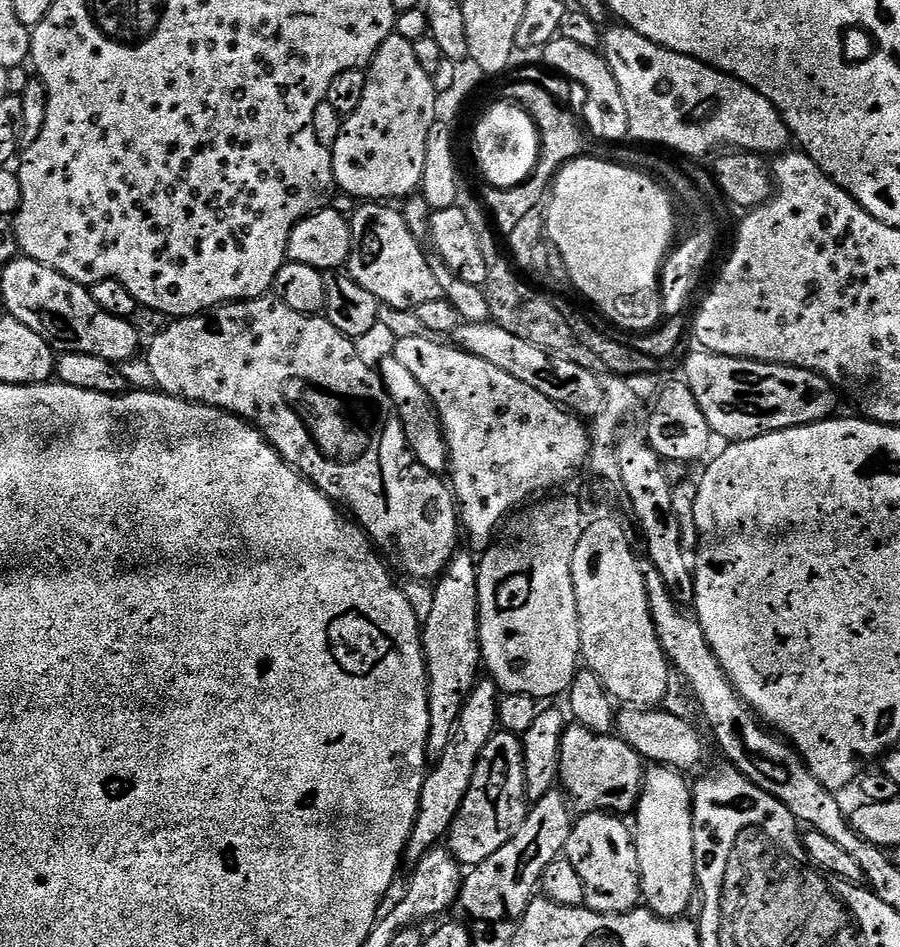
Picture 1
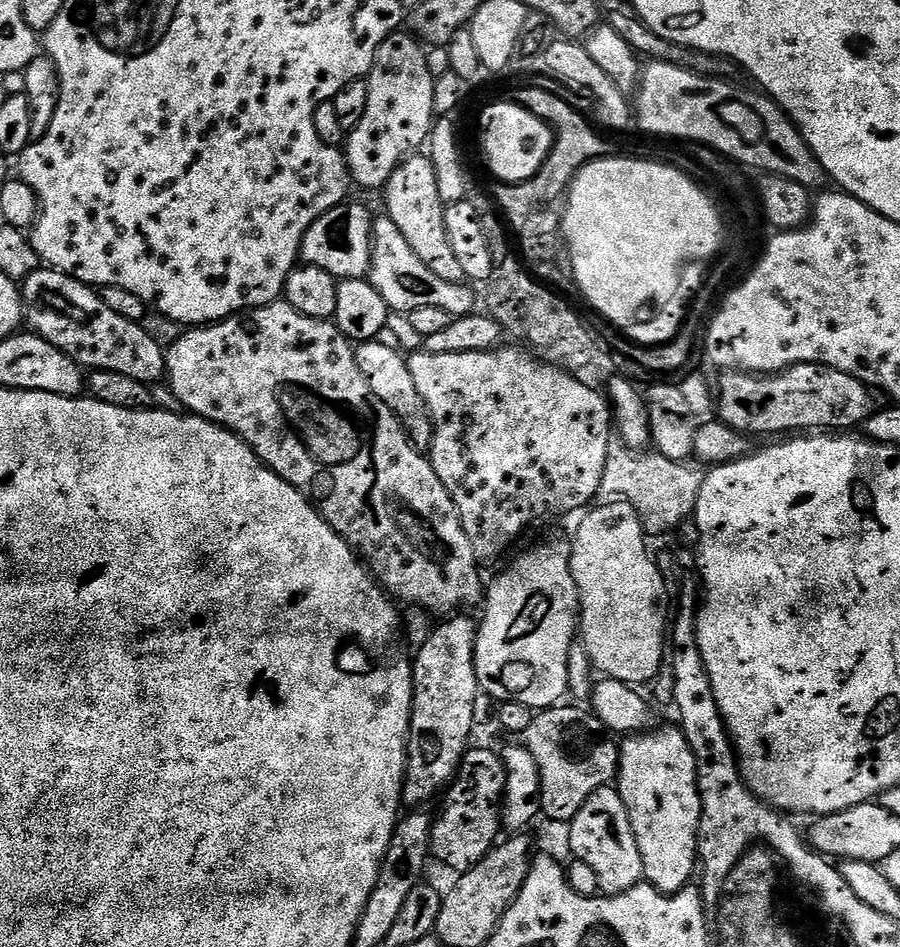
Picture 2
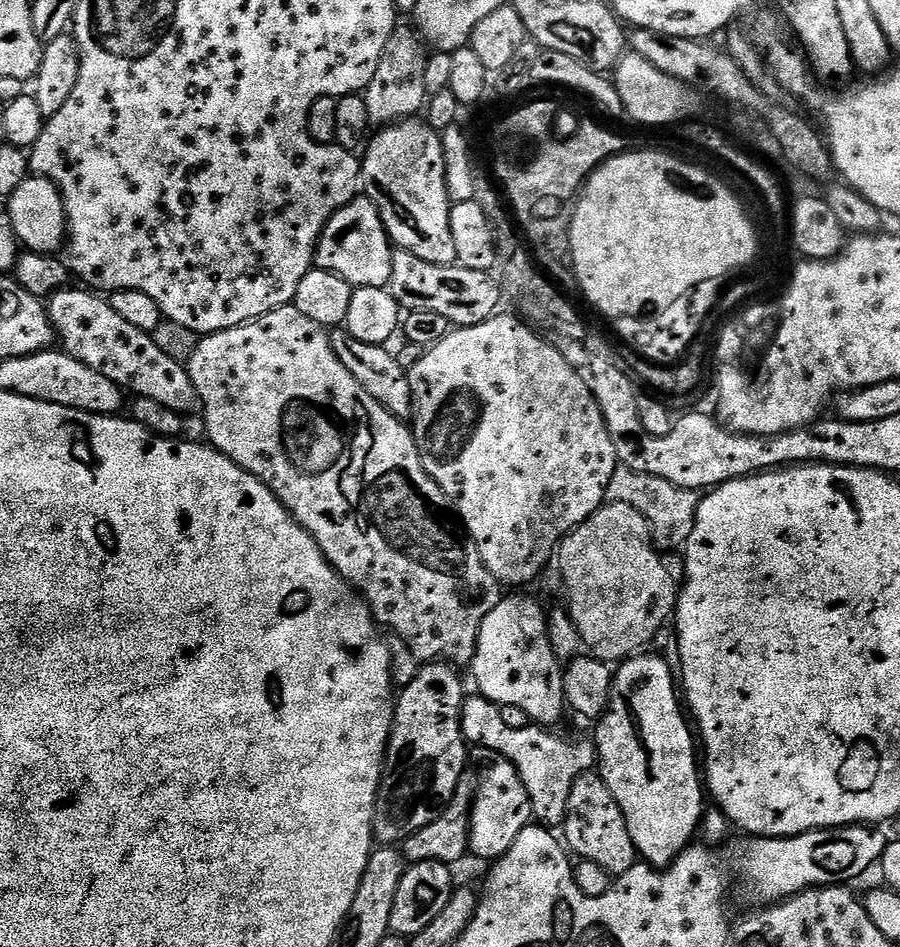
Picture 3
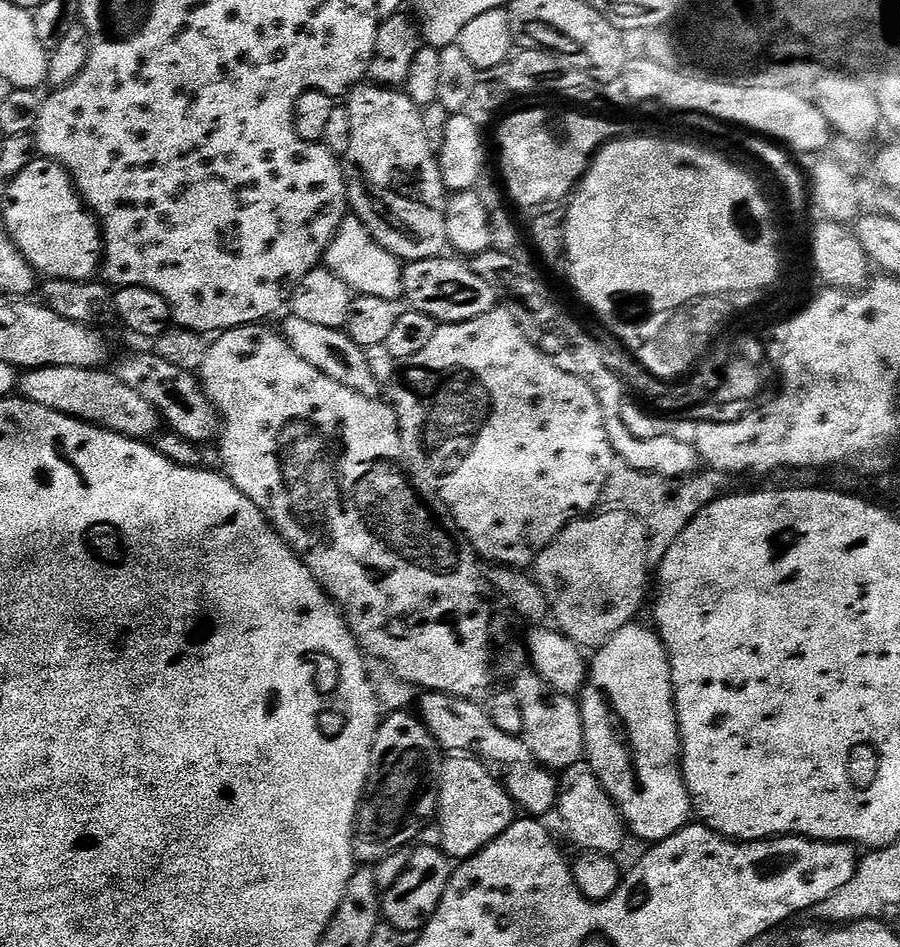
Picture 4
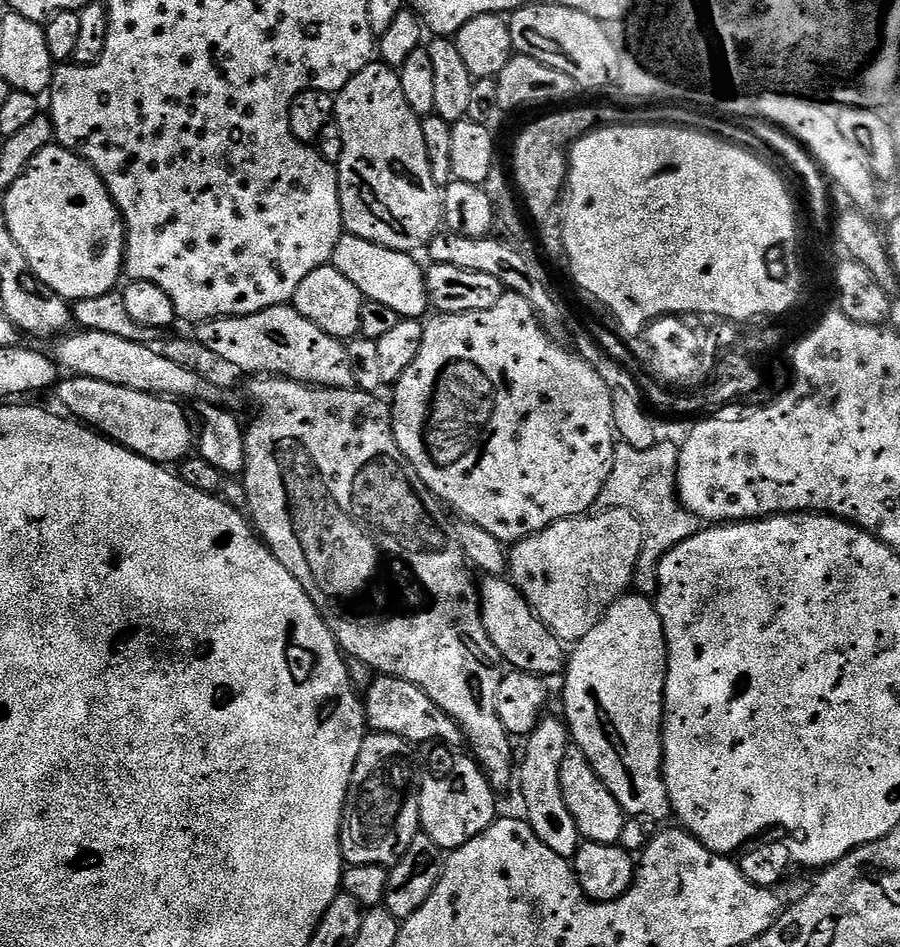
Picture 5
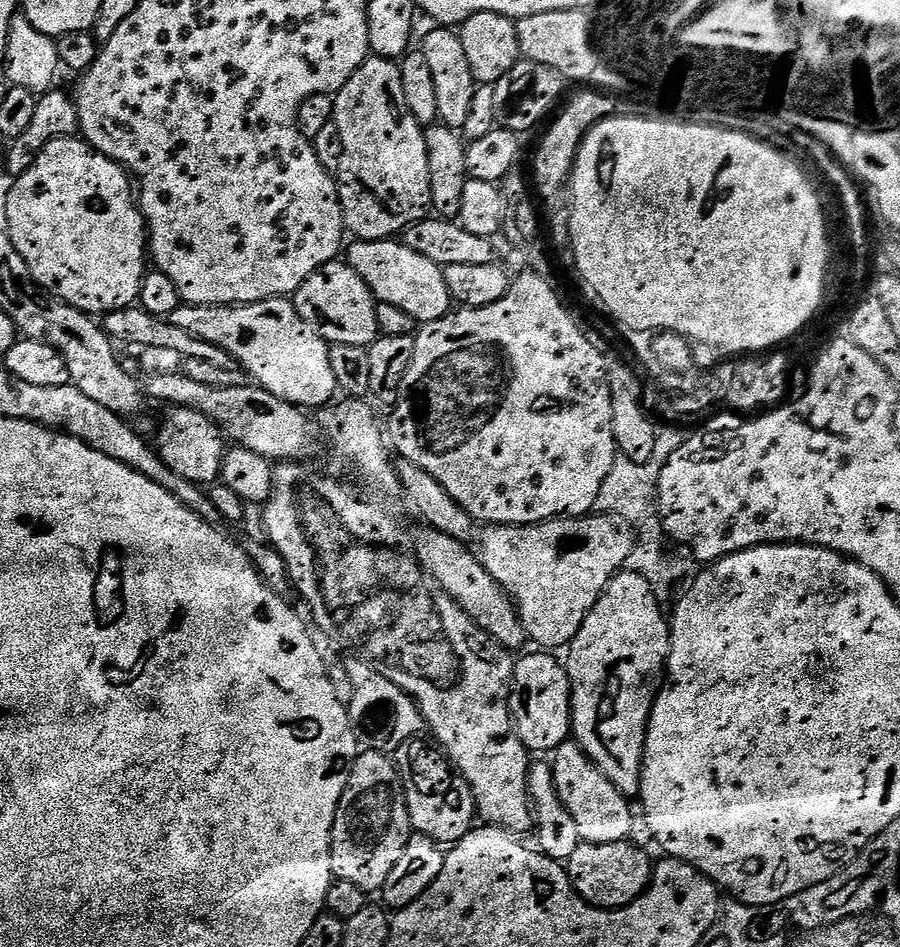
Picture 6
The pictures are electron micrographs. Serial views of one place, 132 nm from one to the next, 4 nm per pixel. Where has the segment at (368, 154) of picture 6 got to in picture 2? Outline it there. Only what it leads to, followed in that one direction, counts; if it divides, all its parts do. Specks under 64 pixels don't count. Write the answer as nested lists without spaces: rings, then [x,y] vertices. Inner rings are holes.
[[[417,154],[410,157],[405,164],[389,178],[382,189],[386,214],[402,230],[402,238],[410,242],[410,250],[422,258],[422,262],[438,278],[451,284],[465,283],[462,266],[450,246],[450,238],[446,238],[446,222],[444,221],[445,202],[438,194],[438,178],[434,174],[434,166],[427,155]]]

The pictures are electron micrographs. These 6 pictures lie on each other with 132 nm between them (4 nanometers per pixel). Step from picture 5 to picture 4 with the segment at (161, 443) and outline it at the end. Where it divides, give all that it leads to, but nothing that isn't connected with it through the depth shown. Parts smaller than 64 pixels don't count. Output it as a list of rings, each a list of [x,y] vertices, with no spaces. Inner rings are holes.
[[[78,366],[34,368],[19,377],[18,392],[23,399],[38,406],[46,406],[55,412],[73,416],[76,420],[85,420],[87,424],[129,436],[132,440],[147,441],[155,437],[162,428],[160,412],[153,404],[146,402],[142,394],[130,390],[130,386],[126,386],[126,382],[122,382],[115,371],[108,371]]]

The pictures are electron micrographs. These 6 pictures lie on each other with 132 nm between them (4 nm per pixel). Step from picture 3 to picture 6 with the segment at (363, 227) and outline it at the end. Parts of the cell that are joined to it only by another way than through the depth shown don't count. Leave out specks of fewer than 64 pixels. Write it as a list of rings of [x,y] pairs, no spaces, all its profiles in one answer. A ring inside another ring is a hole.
[[[399,239],[356,240],[349,243],[346,263],[363,278],[366,286],[370,286],[372,295],[379,303],[406,310],[406,314],[413,316],[421,325],[440,320],[453,311],[454,301],[444,277],[444,269],[430,262],[430,258],[410,250]]]

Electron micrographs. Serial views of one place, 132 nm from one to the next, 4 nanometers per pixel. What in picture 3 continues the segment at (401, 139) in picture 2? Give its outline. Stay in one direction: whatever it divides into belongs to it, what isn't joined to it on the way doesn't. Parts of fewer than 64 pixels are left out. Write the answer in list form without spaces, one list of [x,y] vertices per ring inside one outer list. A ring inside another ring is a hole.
[[[398,26],[390,34],[382,50],[382,58],[378,58],[378,70],[374,70],[374,78],[370,78],[362,93],[373,125],[387,126],[415,117],[416,111],[425,107],[429,97],[426,90],[426,62],[429,53],[423,39],[411,27],[408,28]]]

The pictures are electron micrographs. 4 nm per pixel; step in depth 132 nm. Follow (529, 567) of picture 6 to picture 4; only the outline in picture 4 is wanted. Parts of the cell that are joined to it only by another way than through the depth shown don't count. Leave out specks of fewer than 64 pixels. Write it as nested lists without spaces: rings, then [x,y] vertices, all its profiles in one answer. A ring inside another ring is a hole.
[[[604,510],[601,516],[597,514],[589,514],[578,520],[571,520],[565,528],[563,528],[554,538],[554,542],[550,542],[550,546],[546,546],[546,550],[542,550],[542,554],[536,559],[534,565],[534,579],[540,584],[542,591],[548,599],[548,606],[551,615],[558,623],[559,631],[563,632],[565,636],[569,636],[575,644],[579,644],[585,650],[599,650],[610,637],[618,634],[618,630],[622,630],[626,625],[633,623],[637,619],[636,616],[640,612],[640,607],[644,604],[644,599],[650,596],[650,588],[648,592],[648,573],[650,567],[648,565],[648,545],[650,537],[648,530],[645,528],[642,521],[630,512],[623,510]]]

